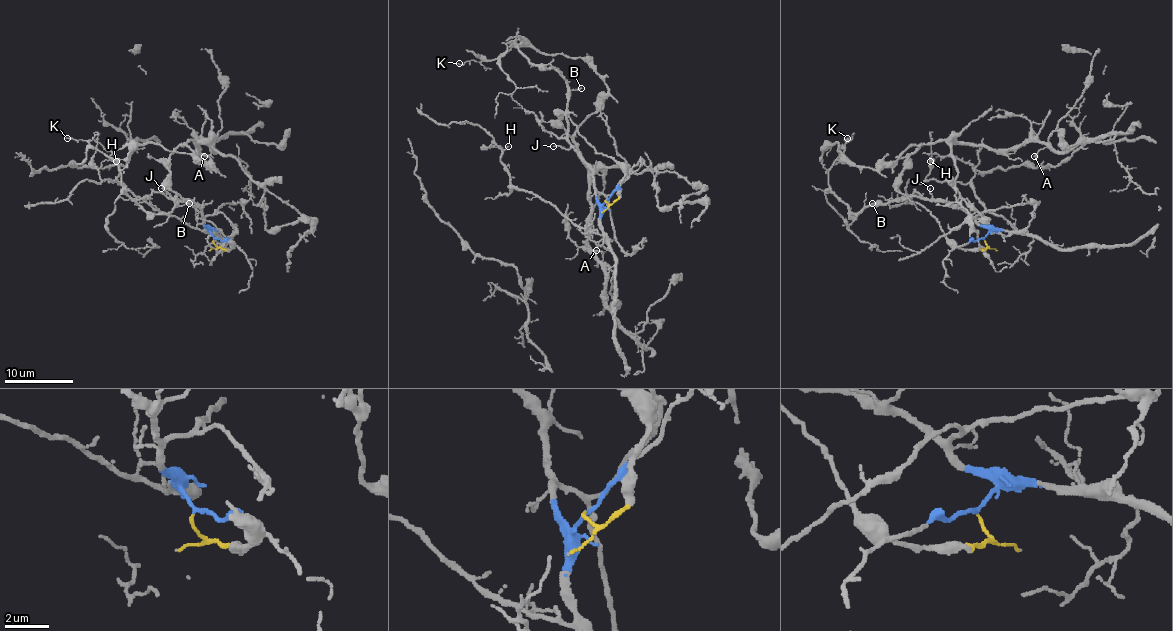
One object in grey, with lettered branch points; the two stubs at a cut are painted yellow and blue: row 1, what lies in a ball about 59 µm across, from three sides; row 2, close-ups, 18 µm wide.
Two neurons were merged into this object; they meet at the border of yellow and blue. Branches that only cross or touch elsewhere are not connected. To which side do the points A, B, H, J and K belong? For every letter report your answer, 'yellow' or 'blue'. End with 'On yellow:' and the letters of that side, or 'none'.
A: yellow
B: blue
H: blue
J: blue
K: blue
On yellow: A

